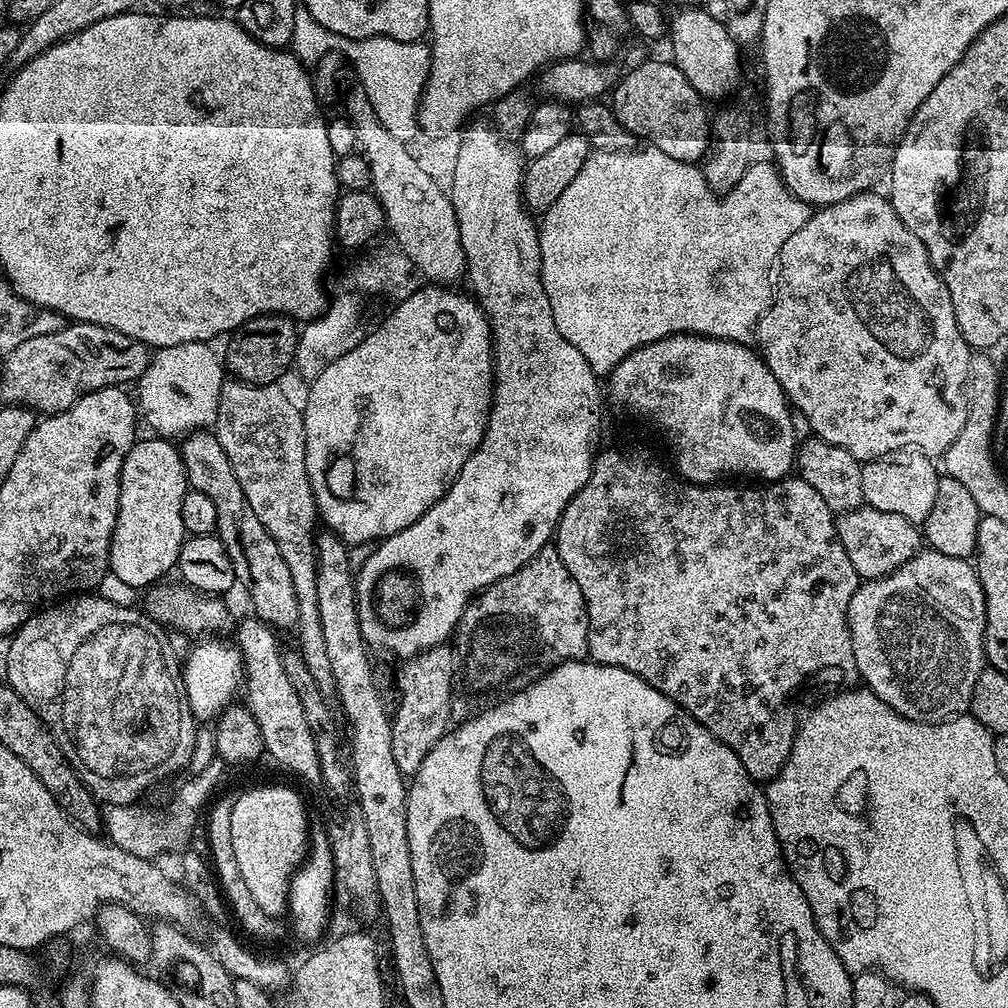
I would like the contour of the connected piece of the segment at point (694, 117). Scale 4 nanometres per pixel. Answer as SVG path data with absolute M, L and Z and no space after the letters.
M648 58L628 70L632 72L625 71L610 93L610 107L622 127L636 138L670 154L670 158L696 164L710 151L710 112L704 109L705 97L690 86L686 74L664 60Z

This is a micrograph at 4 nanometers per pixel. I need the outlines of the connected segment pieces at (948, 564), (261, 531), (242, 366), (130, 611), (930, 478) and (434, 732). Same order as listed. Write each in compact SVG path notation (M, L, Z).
M921 550L911 556L898 570L894 570L889 576L883 576L877 580L865 580L861 583L860 589L850 600L848 607L848 629L852 639L854 650L854 662L856 672L861 676L863 683L876 695L886 702L898 714L906 718L916 720L919 724L939 724L941 720L950 720L969 711L974 694L974 682L978 682L978 674L986 666L984 654L984 627L986 626L986 602L982 582L978 578L975 567L967 559L959 560L950 558L950 554Z
M193 430L183 437L179 445L180 457L188 475L188 487L191 491L201 492L214 502L218 513L218 526L215 535L220 537L230 562L234 562L237 581L252 595L255 615L273 629L295 629L300 623L298 594L294 594L294 578L290 578L290 569L278 550L278 542L270 538L270 530L262 526L258 514L246 502L246 494L226 458L226 450L218 442L215 431Z
M259 316L246 322L241 328L227 337L228 349L223 349L222 363L229 373L232 372L237 381L245 384L276 384L288 372L292 360L298 356L298 324L291 316Z
M80 594L37 611L10 639L10 658L6 658L9 686L24 700L52 700L52 692L56 692L56 684L60 684L60 672L64 672L64 656L68 656L92 628L112 624L112 620L136 620L140 611L136 606L114 605L97 594Z
M901 450L888 456L879 456L877 460L867 461L862 467L864 504L874 510L902 514L902 518L906 518L912 524L923 525L930 509L934 507L940 477L937 461L924 452Z
M447 643L437 644L435 648L427 648L417 656L411 657L408 664L400 672L400 701L396 704L396 712L391 713L392 745L398 762L398 770L404 772L405 777L415 776L422 766L426 754L449 731L448 715L452 712L452 679L458 676L458 660L453 649Z

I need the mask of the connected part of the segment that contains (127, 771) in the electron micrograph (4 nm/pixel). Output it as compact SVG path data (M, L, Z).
M116 624L114 628L108 628L100 634L100 630L92 636L96 640L88 642L76 656L74 656L74 662L72 662L72 668L68 672L68 692L66 692L66 724L70 728L70 732L74 734L76 742L78 742L78 748L80 748L80 754L84 758L84 762L96 770L98 774L102 776L108 776L110 782L98 782L98 786L104 786L106 790L100 790L98 798L103 801L105 805L112 804L111 806L132 806L137 803L136 800L143 792L151 790L155 784L163 782L167 776L172 776L175 772L180 772L188 763L192 760L192 755L196 752L196 727L198 727L198 721L195 716L192 715L190 710L190 702L188 696L178 696L178 690L174 690L172 686L172 680L168 678L166 670L170 666L170 662L162 662L160 658L160 652L158 652L158 644L162 642L154 642L148 634L140 632L140 630L134 630L134 628L128 628L128 624Z

